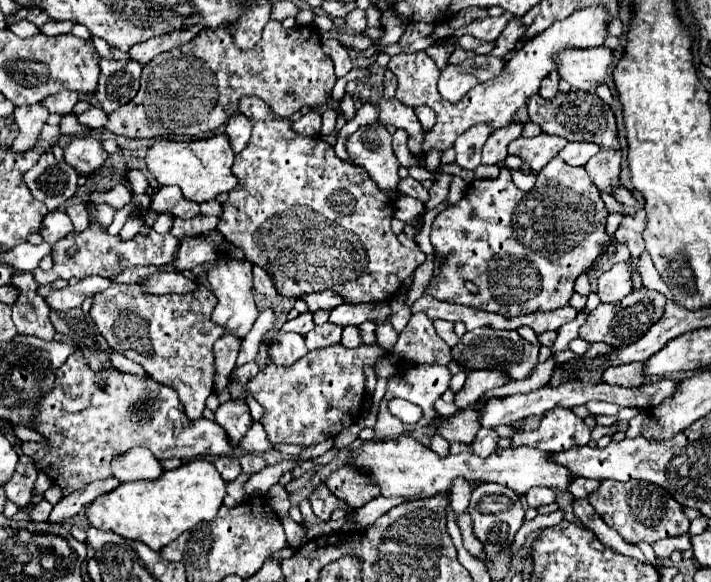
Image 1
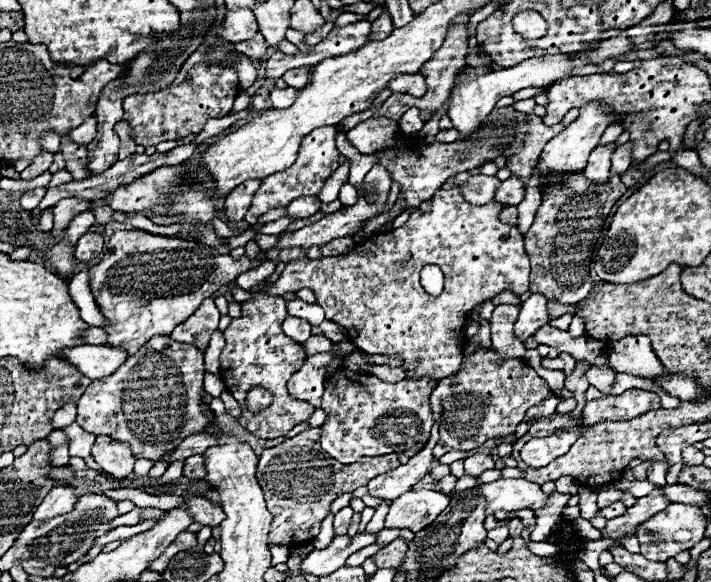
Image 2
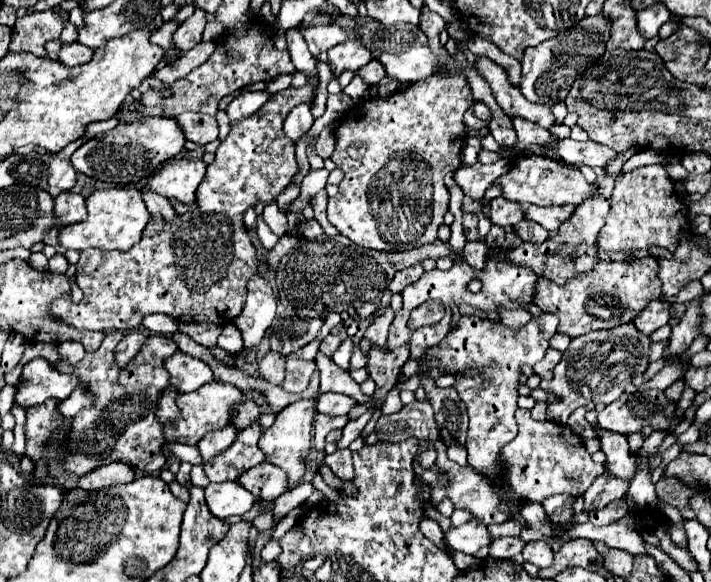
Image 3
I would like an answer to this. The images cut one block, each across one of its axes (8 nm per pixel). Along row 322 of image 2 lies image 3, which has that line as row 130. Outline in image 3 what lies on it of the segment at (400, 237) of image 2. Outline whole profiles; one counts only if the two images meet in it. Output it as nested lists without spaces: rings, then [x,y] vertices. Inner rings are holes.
[[[432,74],[428,80],[420,80],[384,100],[370,98],[356,104],[336,130],[336,152],[342,154],[342,160],[332,156],[344,172],[340,192],[328,200],[328,220],[338,232],[360,248],[380,252],[404,252],[436,240],[436,230],[442,224],[450,200],[444,176],[462,164],[460,152],[466,138],[462,116],[472,103],[471,90],[462,76]]]

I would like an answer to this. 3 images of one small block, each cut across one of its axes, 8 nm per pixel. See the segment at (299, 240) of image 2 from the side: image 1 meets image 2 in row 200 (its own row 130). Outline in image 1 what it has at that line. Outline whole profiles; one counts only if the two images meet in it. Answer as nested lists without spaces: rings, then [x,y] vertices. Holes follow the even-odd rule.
[[[378,122],[360,126],[346,140],[346,150],[354,164],[362,166],[378,188],[396,188],[398,178],[398,160],[392,150],[392,134]]]

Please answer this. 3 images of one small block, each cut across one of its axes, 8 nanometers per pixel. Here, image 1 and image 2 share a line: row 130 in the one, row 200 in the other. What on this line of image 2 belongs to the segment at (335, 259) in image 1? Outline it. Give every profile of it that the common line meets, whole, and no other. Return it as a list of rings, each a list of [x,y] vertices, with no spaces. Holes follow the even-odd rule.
[[[322,126],[322,128],[316,128],[316,132],[310,132],[300,146],[296,164],[284,172],[276,172],[276,174],[266,176],[262,180],[260,188],[256,190],[256,194],[252,198],[252,206],[246,212],[244,220],[250,226],[254,226],[258,222],[258,218],[272,208],[286,208],[292,200],[296,200],[300,196],[318,196],[320,190],[324,188],[324,182],[340,166],[336,146],[334,146],[334,136],[336,136],[336,128],[332,128],[332,126]]]

